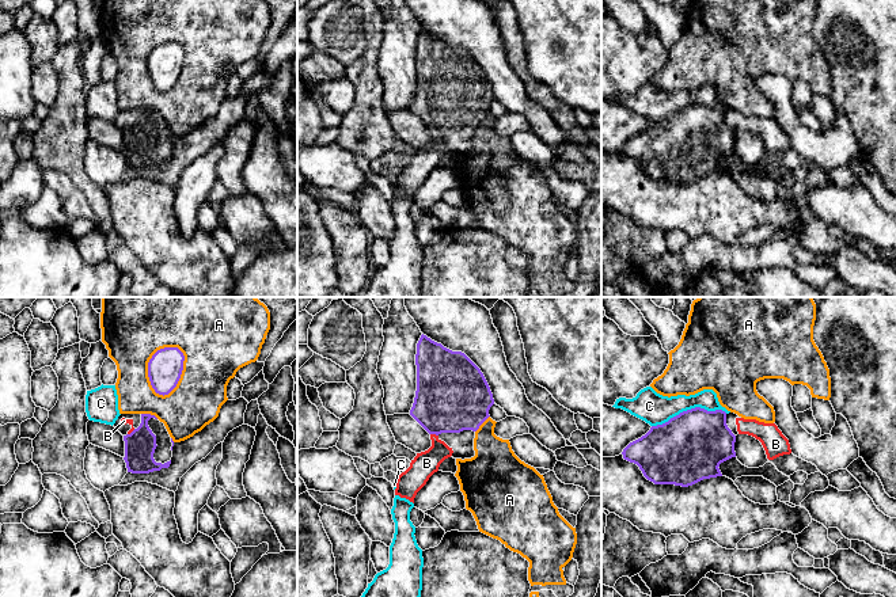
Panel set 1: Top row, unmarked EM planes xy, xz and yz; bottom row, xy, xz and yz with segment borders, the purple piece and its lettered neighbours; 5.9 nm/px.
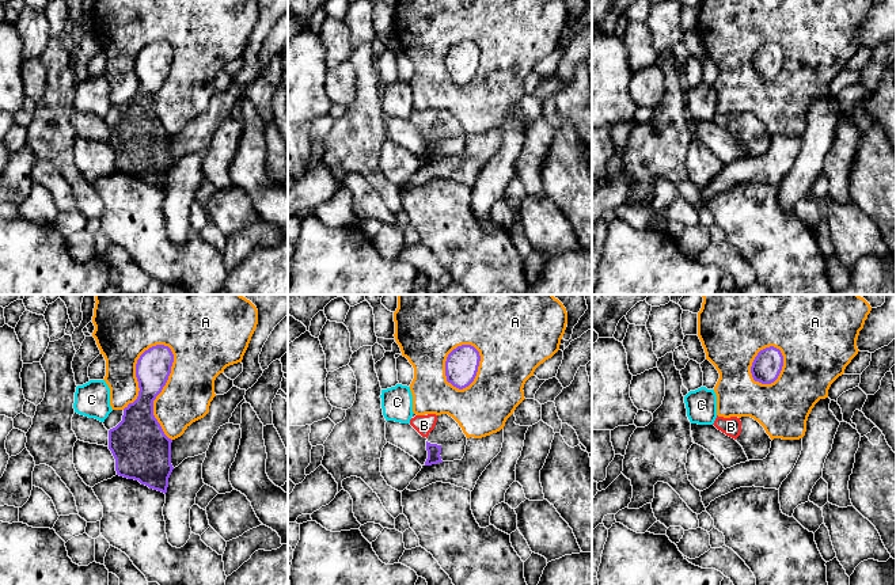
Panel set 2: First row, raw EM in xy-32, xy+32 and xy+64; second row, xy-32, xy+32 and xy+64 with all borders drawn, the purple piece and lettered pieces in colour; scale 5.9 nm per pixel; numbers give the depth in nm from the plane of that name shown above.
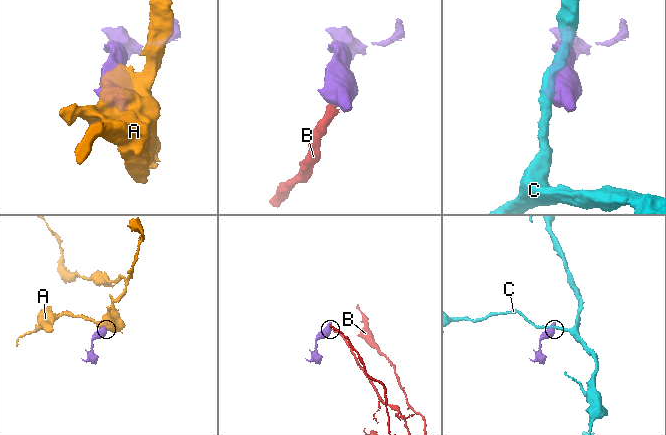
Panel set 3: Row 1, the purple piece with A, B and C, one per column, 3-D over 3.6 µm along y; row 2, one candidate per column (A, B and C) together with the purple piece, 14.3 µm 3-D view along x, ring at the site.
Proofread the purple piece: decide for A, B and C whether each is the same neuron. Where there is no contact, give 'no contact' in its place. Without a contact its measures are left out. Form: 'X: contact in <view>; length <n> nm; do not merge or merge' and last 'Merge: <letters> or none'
A: contact in xy; length 320 nm; do not merge
B: contact in xz; length 50 nm; merge
C: contact in yz; length 460 nm; do not merge
Merge: B

